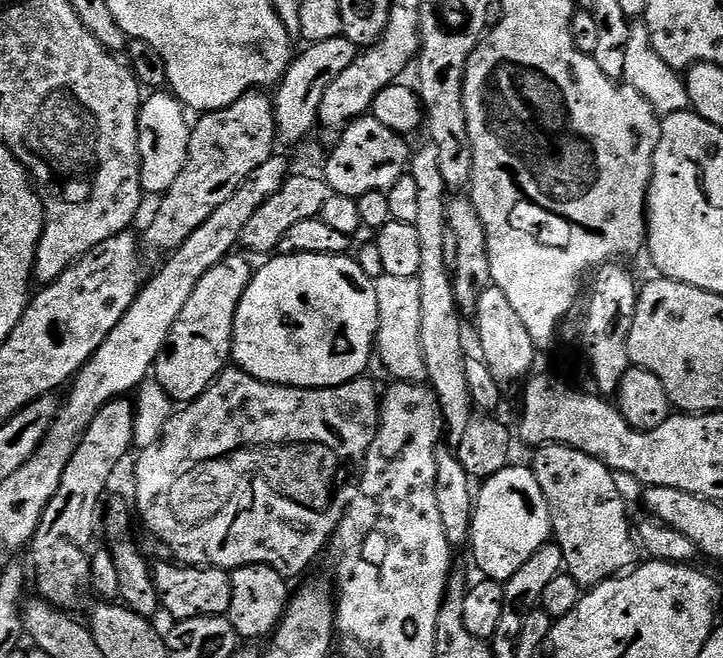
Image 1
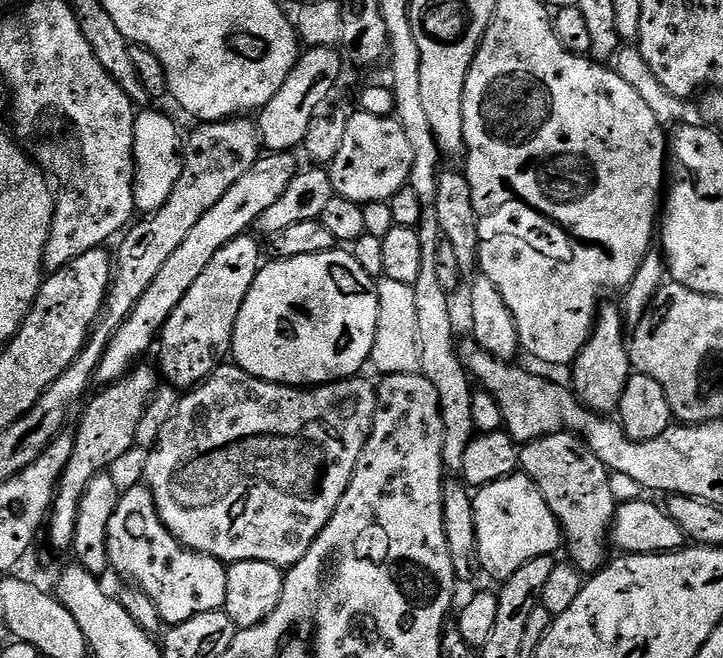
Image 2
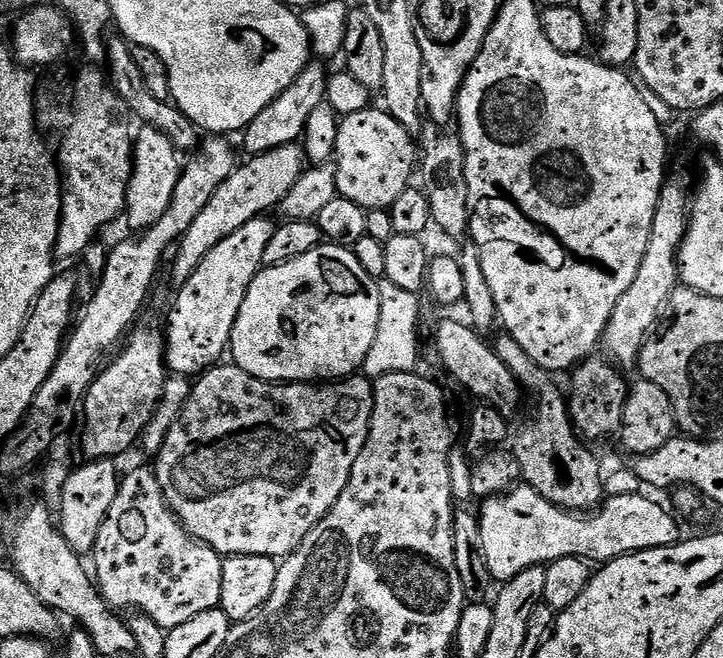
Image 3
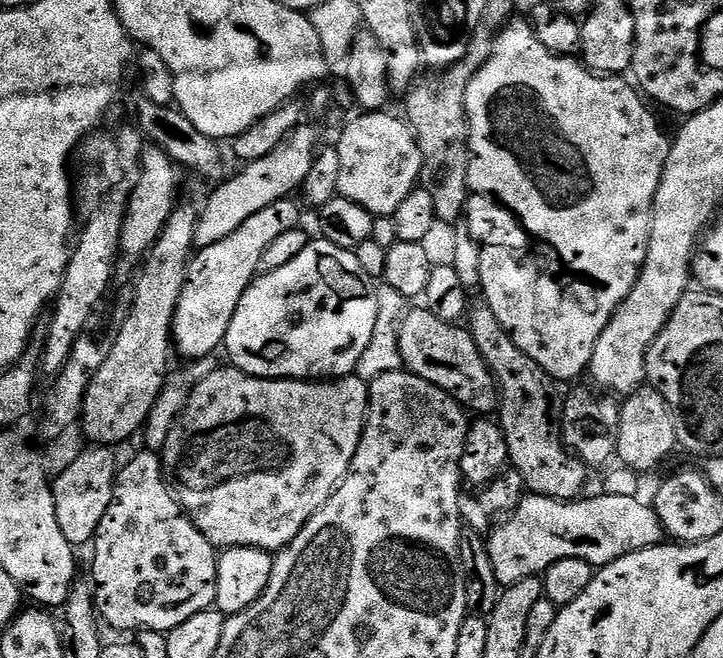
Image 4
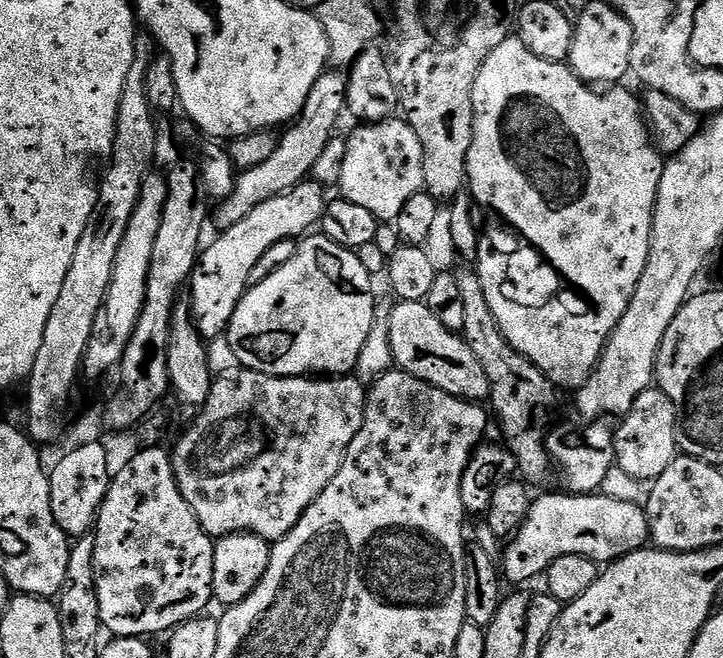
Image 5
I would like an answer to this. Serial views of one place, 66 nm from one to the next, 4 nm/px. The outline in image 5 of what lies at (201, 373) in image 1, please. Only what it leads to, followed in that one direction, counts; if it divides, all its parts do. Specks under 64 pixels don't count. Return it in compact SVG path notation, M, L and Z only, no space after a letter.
M305 182L289 192L266 198L266 202L254 206L254 210L250 210L242 222L234 222L234 226L223 229L219 233L220 237L209 248L207 245L201 251L190 277L190 307L192 320L205 341L227 333L228 323L234 318L234 310L250 287L250 274L258 258L262 258L262 254L266 254L274 242L303 237L319 225L320 219L324 217L324 192L325 185Z

